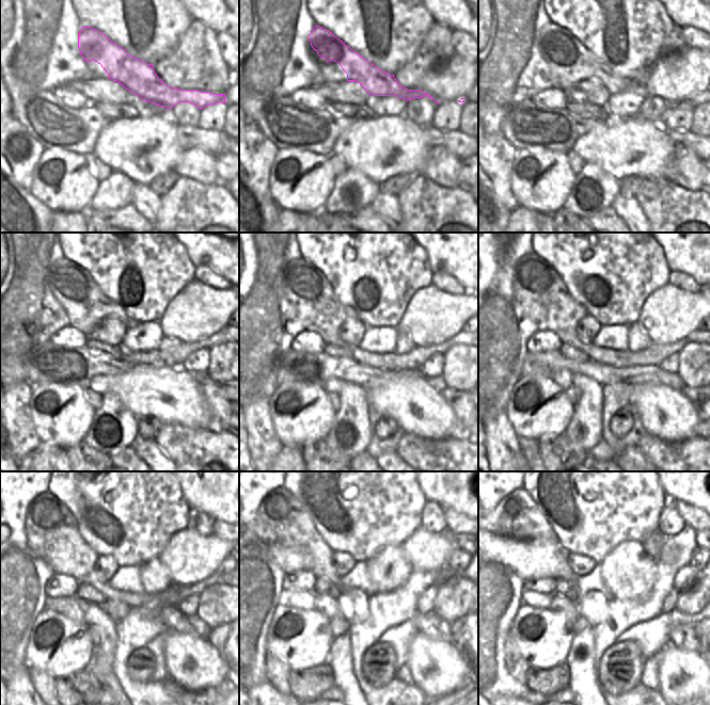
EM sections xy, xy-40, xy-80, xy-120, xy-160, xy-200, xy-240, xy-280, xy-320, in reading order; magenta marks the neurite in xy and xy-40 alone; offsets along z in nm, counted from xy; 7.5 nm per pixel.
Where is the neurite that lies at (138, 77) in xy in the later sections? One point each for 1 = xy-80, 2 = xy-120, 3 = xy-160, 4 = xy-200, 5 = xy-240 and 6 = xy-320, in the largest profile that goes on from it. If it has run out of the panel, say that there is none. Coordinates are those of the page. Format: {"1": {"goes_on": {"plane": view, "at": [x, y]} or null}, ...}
{"1": {"goes_on": {"plane": "xy-80", "at": [567, 47]}}, "2": {"goes_on": {"plane": "xy-120", "at": [83, 283]}}, "3": {"goes_on": {"plane": "xy-160", "at": [295, 270]}}, "4": {"goes_on": {"plane": "xy-200", "at": [531, 269]}}, "5": {"goes_on": {"plane": "xy-240", "at": [46, 506]}}, "6": {"goes_on": {"plane": "xy-320", "at": [504, 517]}}}

